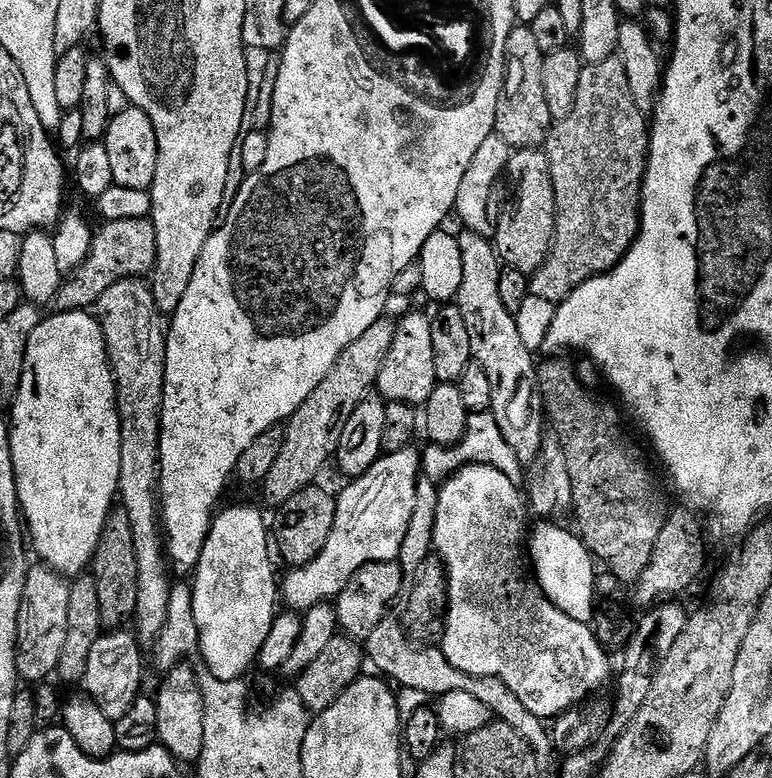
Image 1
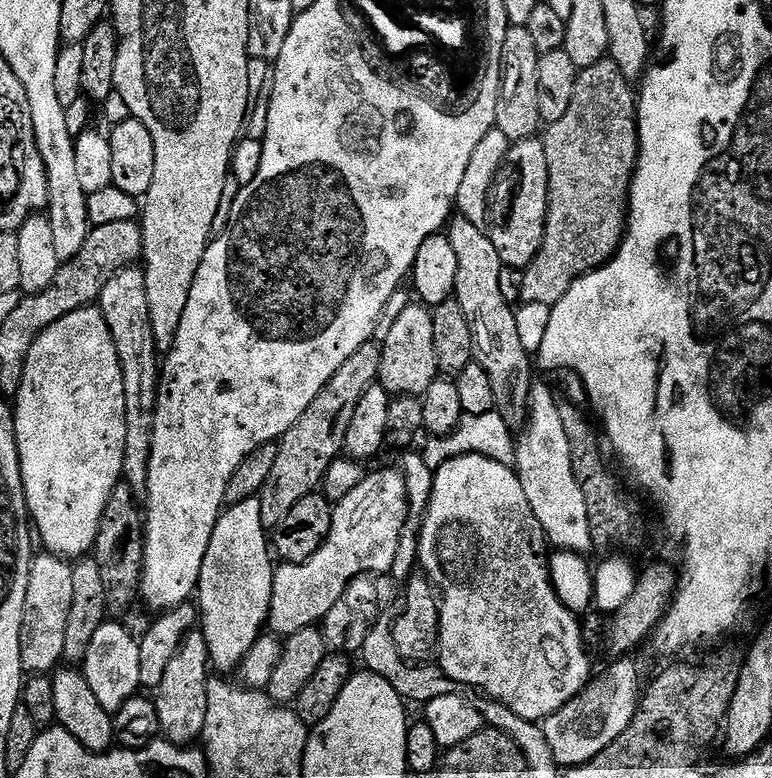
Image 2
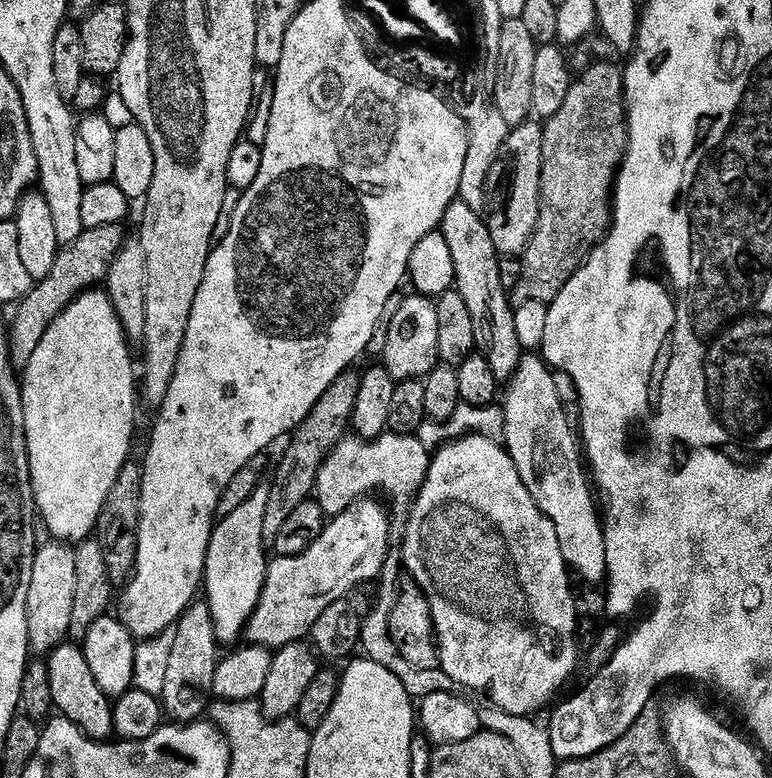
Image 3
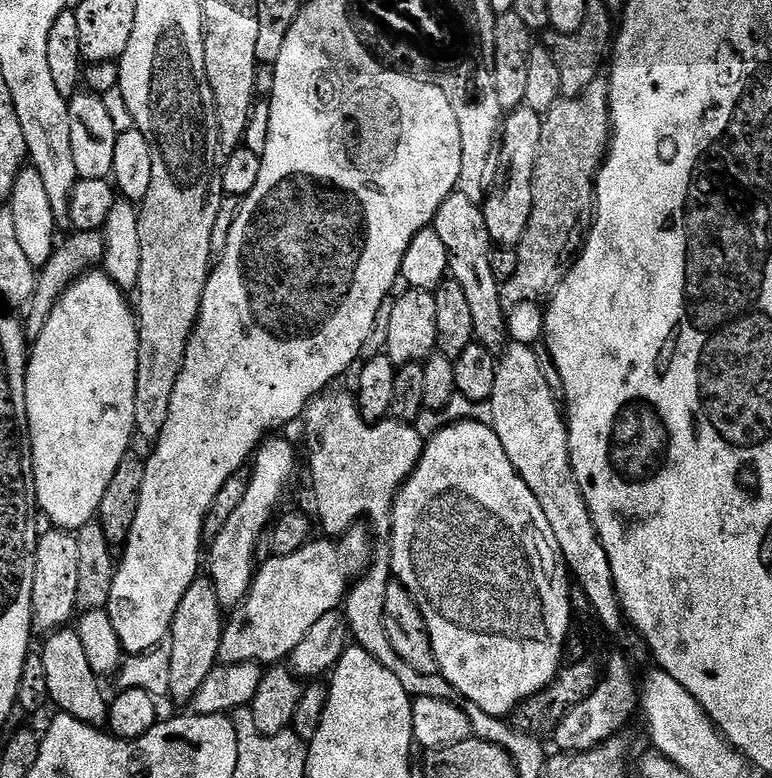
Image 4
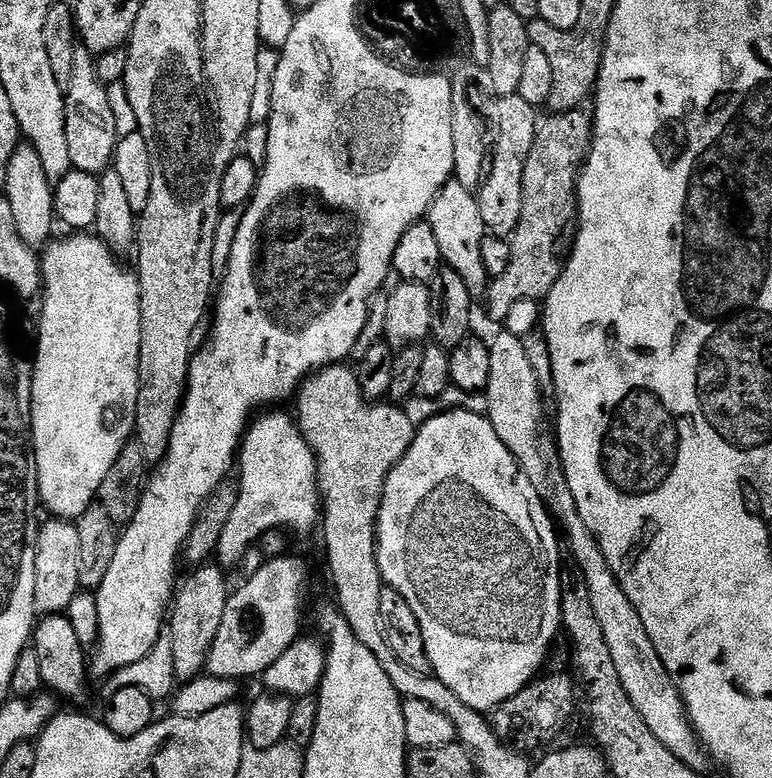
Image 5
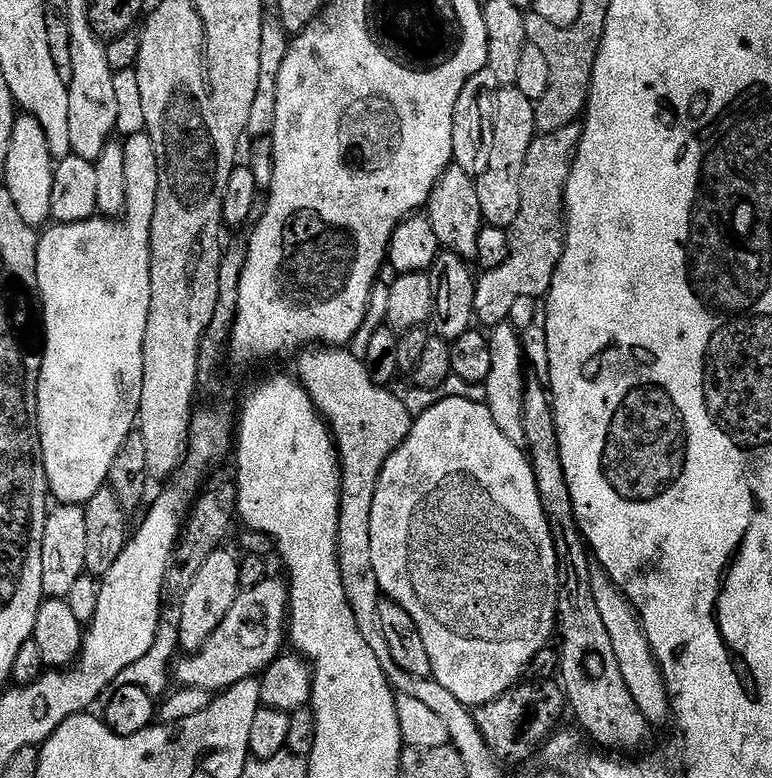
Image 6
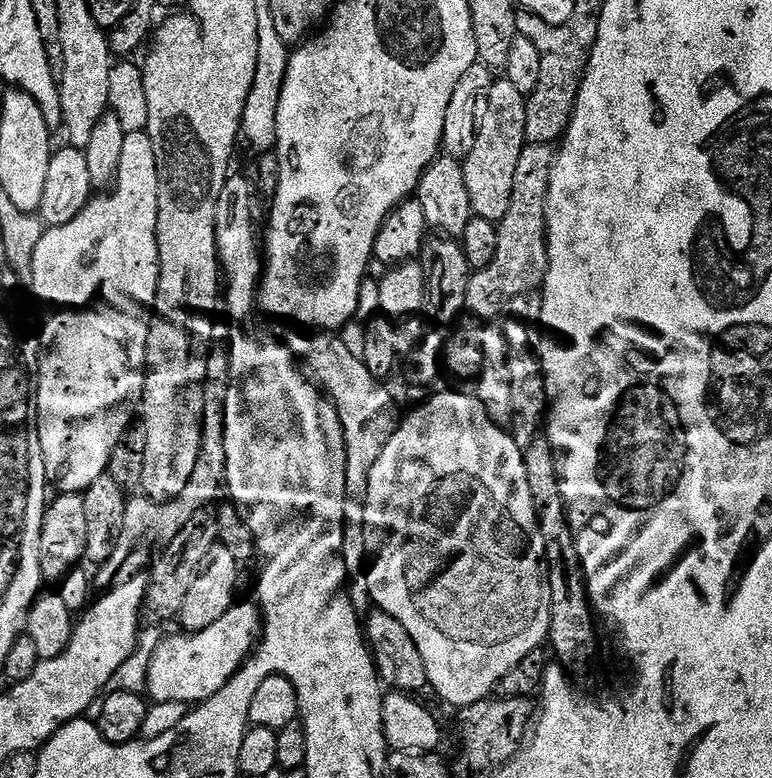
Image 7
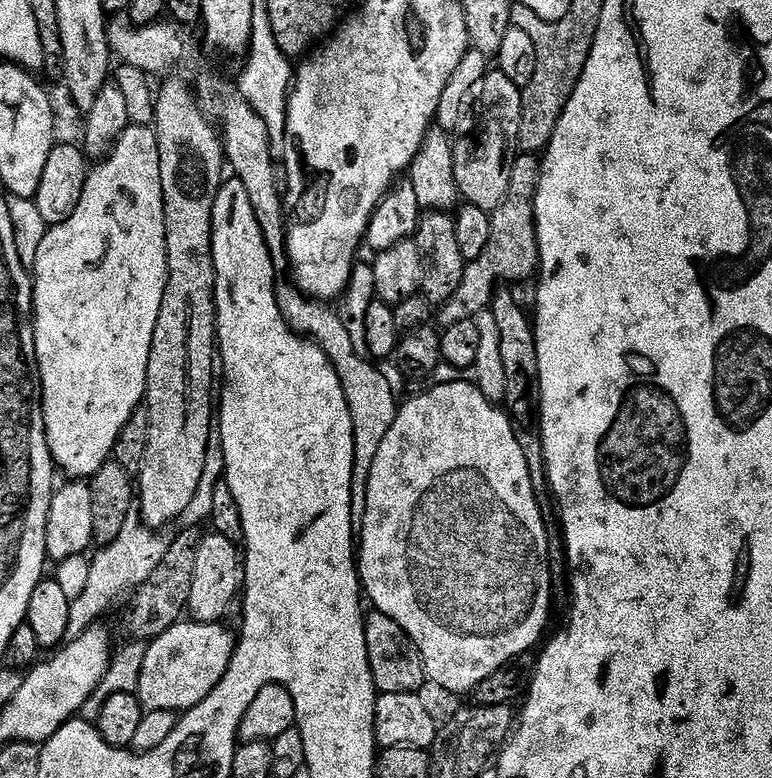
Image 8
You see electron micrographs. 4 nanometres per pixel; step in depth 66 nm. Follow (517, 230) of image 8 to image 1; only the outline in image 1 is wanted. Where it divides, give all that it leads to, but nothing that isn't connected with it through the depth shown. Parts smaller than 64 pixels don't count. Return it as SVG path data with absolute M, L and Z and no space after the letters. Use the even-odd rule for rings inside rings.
M619 55L606 58L606 62L597 64L585 64L582 70L582 78L578 78L578 98L574 98L574 110L570 110L567 118L555 121L552 129L548 131L548 138L544 141L543 151L548 153L548 169L550 178L554 182L554 194L556 195L556 229L552 235L552 251L549 252L547 260L530 277L530 295L534 298L544 298L547 302L558 306L578 286L582 286L586 281L593 280L595 276L603 276L612 268L620 264L620 260L632 248L636 235L640 233L640 191L644 185L644 175L648 165L648 138L650 135L650 120L645 113L634 106L634 97L630 94L630 82L626 79L626 66L622 66Z

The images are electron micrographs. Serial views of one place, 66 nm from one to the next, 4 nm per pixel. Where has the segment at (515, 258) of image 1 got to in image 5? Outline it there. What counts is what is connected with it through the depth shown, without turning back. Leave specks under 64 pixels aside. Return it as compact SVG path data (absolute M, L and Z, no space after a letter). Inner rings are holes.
M520 95L502 96L493 99L486 111L486 120L496 131L496 145L490 148L490 167L478 189L478 199L482 210L482 222L491 235L511 237L512 231L522 218L522 176L524 163L530 158L538 127L538 109L530 106Z

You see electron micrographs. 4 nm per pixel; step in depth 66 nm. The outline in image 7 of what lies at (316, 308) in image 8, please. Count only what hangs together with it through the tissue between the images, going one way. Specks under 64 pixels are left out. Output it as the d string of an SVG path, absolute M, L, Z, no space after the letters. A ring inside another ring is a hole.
M292 330L286 337L288 349L291 350L297 361L302 362L302 371L321 392L325 393L333 406L338 410L338 418L342 422L342 430L346 438L346 490L348 491L348 505L344 515L344 541L342 542L342 554L346 562L346 570L350 577L347 585L348 596L357 613L364 614L373 607L372 595L368 589L368 573L366 571L366 561L369 559L368 539L364 529L364 496L368 493L368 483L370 482L370 472L374 462L382 458L382 450L386 450L386 444L390 442L392 435L396 433L398 427L398 415L396 408L392 405L392 396L384 389L385 385L379 380L375 380L366 370L363 359L356 356L339 340L336 334L321 334L316 330Z

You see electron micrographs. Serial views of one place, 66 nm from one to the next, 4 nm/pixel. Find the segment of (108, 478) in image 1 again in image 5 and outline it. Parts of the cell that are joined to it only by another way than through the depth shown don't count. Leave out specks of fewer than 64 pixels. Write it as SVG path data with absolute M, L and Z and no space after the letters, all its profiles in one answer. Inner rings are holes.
M95 234L69 236L72 237L62 241L61 244L49 243L43 253L45 256L42 256L44 313L40 316L40 341L36 344L32 370L32 446L38 469L41 505L45 509L49 508L52 511L49 513L53 517L75 522L99 497L103 480L110 473L115 460L122 454L123 448L134 436L140 389L140 278L131 267L123 268L120 265L123 263L101 242L99 236Z

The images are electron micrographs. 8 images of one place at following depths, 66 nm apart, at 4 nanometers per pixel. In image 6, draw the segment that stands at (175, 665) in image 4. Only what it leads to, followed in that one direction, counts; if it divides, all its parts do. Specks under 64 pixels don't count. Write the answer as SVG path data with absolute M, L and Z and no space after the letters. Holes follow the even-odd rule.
M221 550L210 554L206 558L202 570L194 577L194 582L185 590L183 596L179 597L180 604L180 644L185 648L185 653L195 654L200 647L208 641L210 634L222 626L222 618L230 614L230 606L240 597L240 565L239 559L228 553L228 550Z

